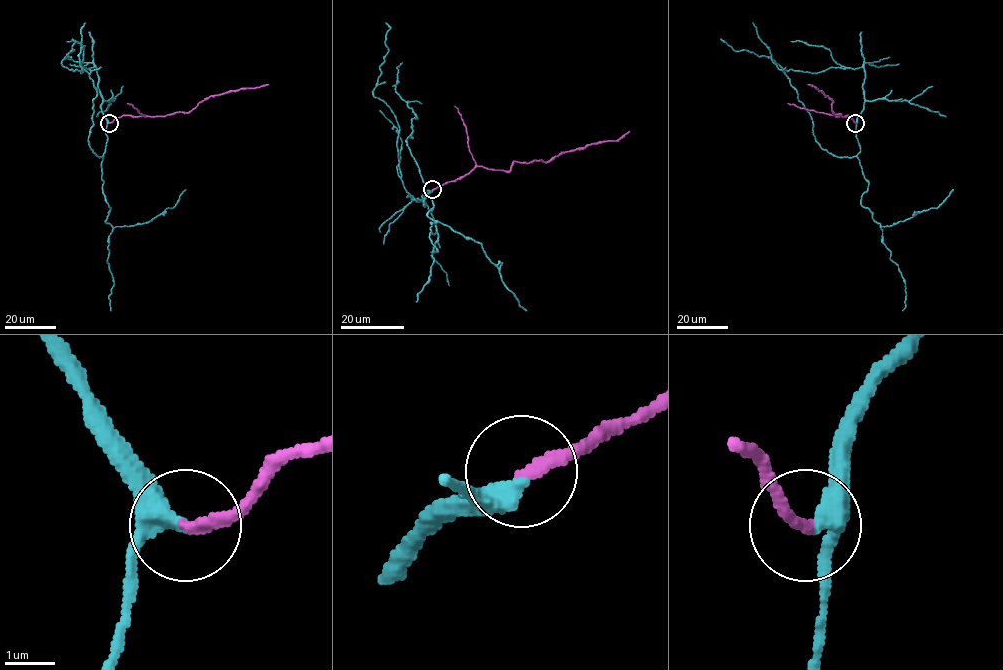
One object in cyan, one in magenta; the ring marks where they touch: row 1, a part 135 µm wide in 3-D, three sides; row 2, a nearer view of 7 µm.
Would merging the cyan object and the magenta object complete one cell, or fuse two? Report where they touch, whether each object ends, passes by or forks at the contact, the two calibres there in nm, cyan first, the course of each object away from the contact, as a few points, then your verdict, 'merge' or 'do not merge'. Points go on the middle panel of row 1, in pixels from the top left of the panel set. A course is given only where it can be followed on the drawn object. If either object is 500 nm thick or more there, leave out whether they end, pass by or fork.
at (432, 189); cyan passes by; magenta ends there; 300 nm thick on the cyan side, 240 nm on the other; cyan runs (432, 190), (422, 195), (424, 206), (427, 197), (433, 206), (427, 215), (480, 243), (503, 284), (526, 310); magenta runs (432, 190), (461, 179), (479, 166), (509, 171), (515, 161), (548, 162), (566, 152), (618, 141), (629, 130); merge

